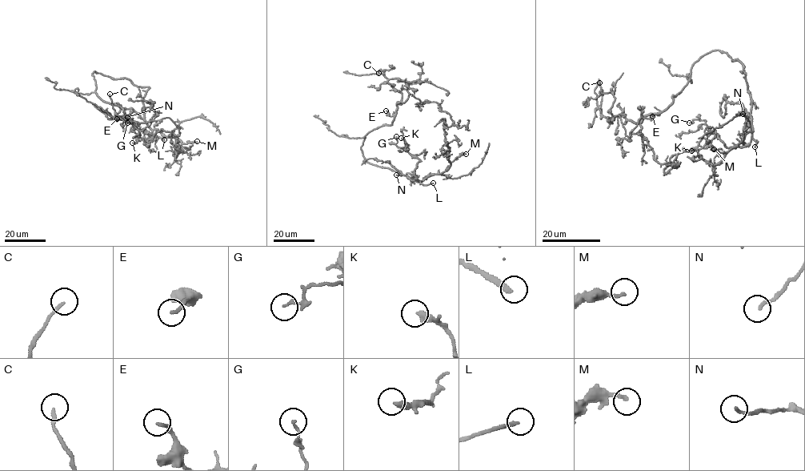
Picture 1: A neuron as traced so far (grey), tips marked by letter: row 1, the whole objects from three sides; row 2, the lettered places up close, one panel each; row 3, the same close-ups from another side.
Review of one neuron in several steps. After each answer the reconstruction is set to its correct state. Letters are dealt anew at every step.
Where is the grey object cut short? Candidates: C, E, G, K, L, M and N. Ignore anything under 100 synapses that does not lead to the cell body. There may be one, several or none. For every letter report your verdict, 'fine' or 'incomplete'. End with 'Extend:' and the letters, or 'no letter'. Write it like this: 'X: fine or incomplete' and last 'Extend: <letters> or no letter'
C: fine
E: fine
G: fine
K: fine
L: incomplete
M: fine
N: fine
Extend: L

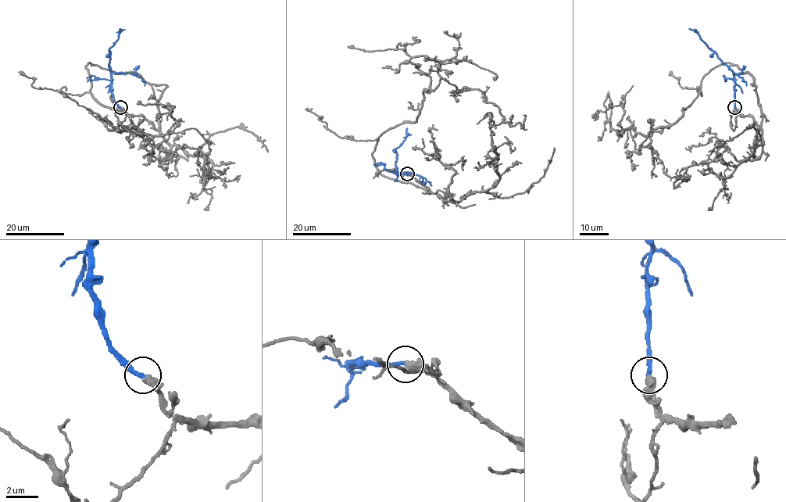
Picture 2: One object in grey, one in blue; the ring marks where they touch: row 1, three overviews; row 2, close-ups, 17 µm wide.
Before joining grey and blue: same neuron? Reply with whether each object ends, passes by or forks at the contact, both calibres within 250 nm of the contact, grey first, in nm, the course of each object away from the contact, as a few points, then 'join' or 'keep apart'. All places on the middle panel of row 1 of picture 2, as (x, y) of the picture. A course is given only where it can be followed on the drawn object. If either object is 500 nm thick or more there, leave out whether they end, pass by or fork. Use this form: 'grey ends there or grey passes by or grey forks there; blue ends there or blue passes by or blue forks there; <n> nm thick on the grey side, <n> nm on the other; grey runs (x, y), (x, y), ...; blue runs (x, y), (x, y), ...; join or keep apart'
grey ends there; blue ends there; 460 nm thick on the grey side, 260 nm on the other; grey runs (407, 173), (452, 195), (384, 177), (373, 155), (422, 105), (430, 77), (409, 60), (463, 59), (444, 31); blue runs (407, 173), (398, 173), (395, 163), (395, 149), (405, 139), (407, 128); join

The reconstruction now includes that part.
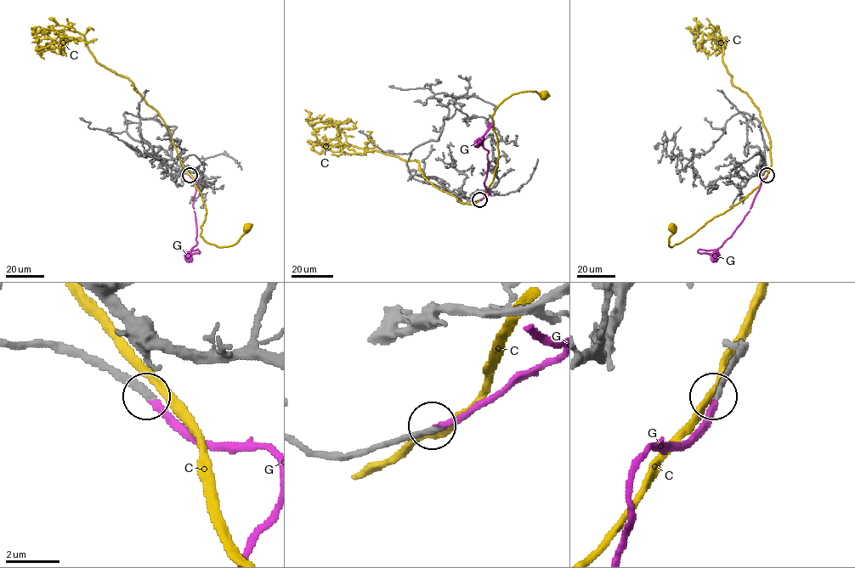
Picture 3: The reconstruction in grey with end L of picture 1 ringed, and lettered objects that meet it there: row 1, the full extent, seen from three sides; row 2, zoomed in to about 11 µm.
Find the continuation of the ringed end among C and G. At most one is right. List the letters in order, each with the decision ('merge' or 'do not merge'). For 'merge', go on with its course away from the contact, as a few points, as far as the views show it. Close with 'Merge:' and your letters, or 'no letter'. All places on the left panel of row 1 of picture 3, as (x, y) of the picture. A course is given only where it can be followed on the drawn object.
C: do not merge
G: merge | via (189, 176), (199, 180), (199, 183), (193, 207), (196, 244), (189, 255)
Merge: G

